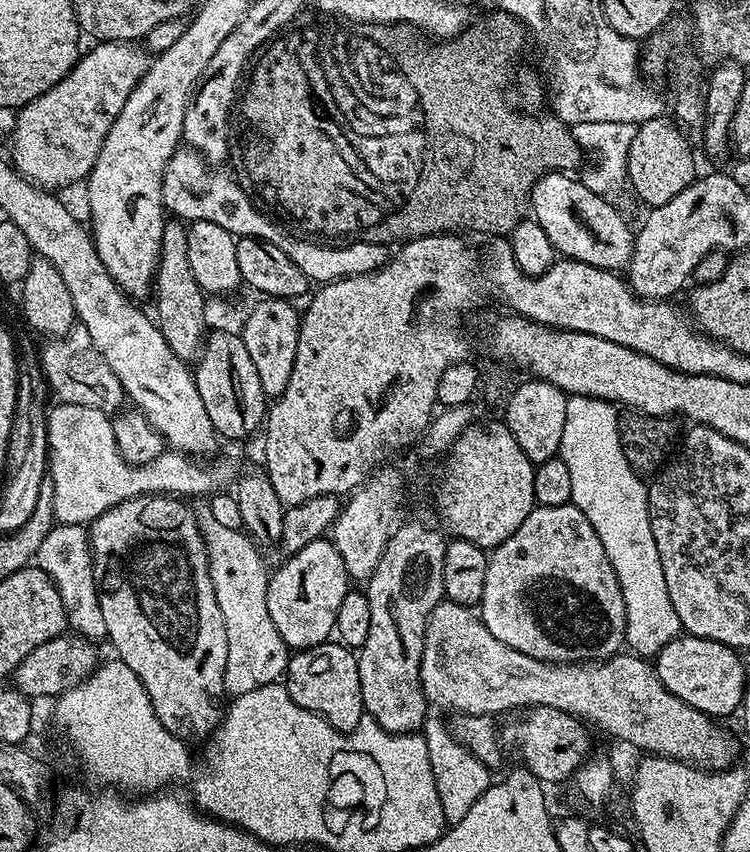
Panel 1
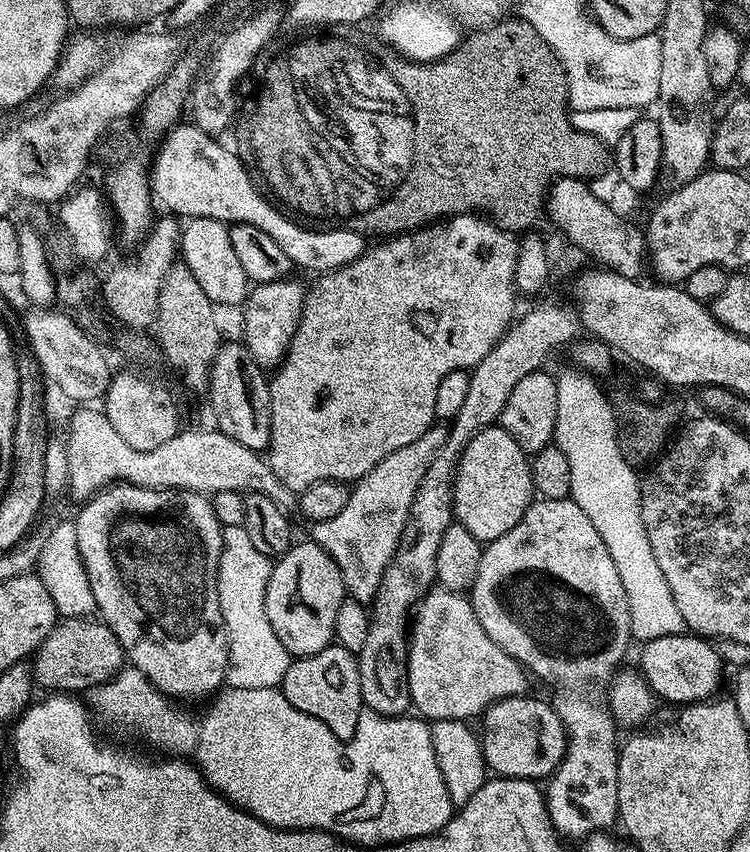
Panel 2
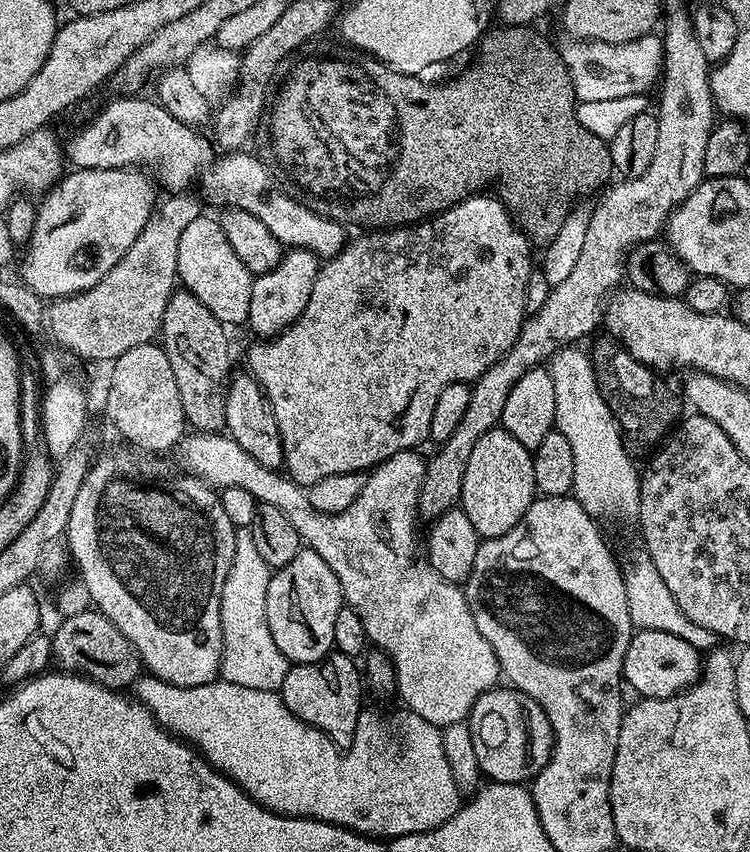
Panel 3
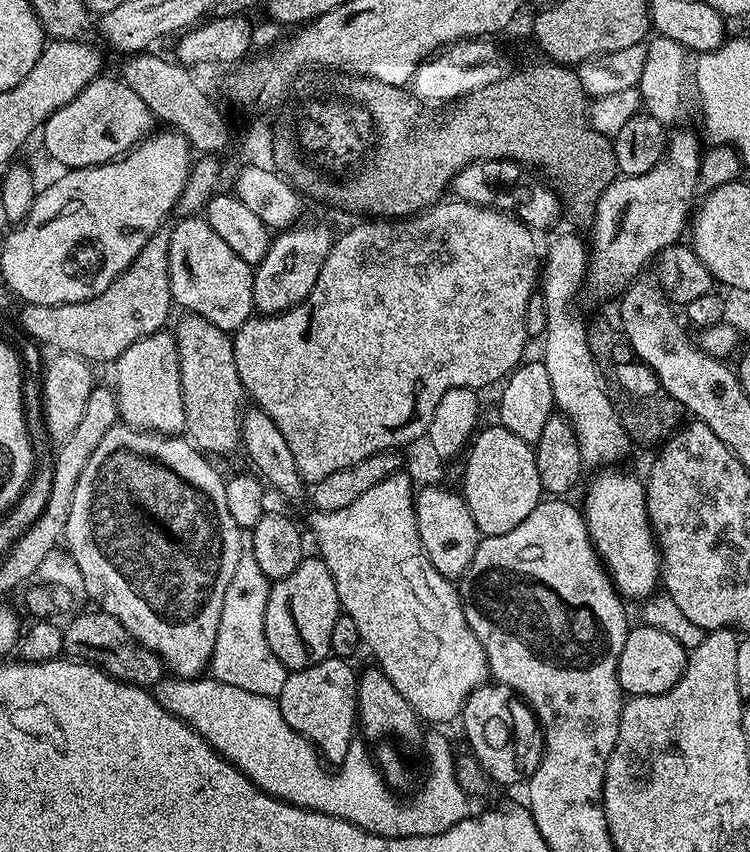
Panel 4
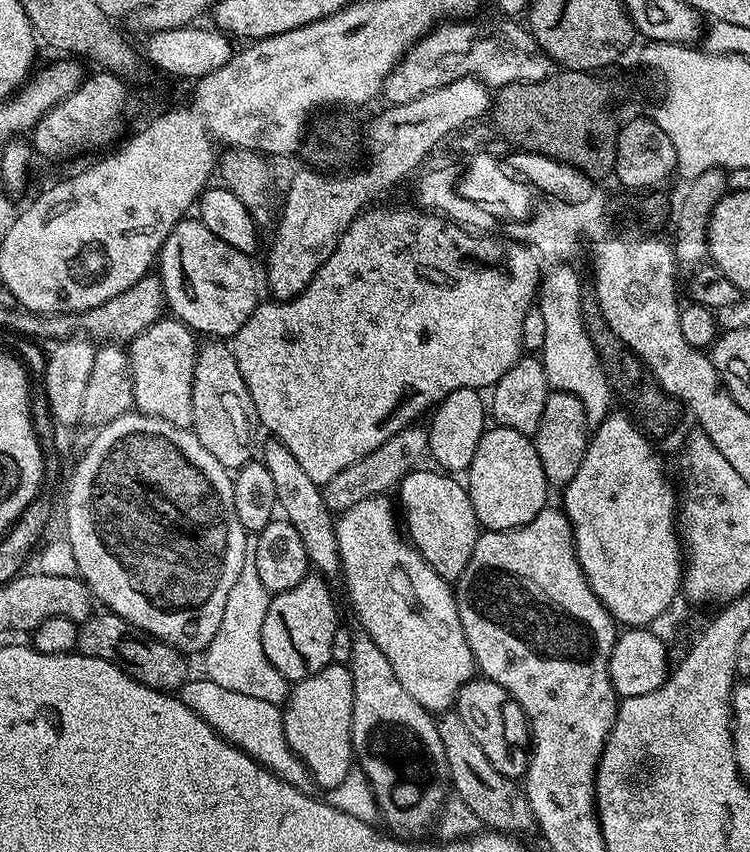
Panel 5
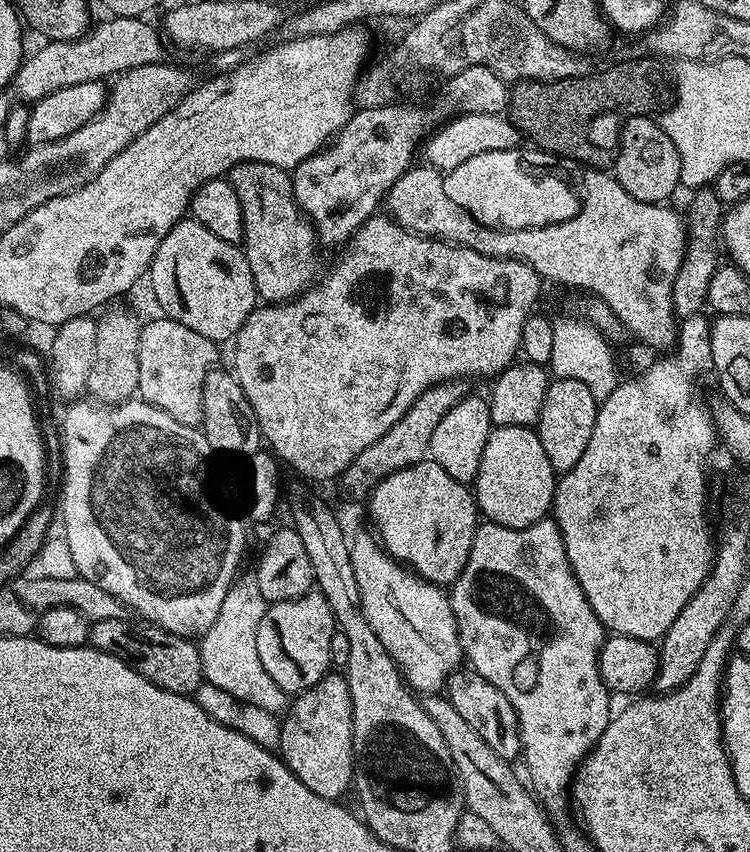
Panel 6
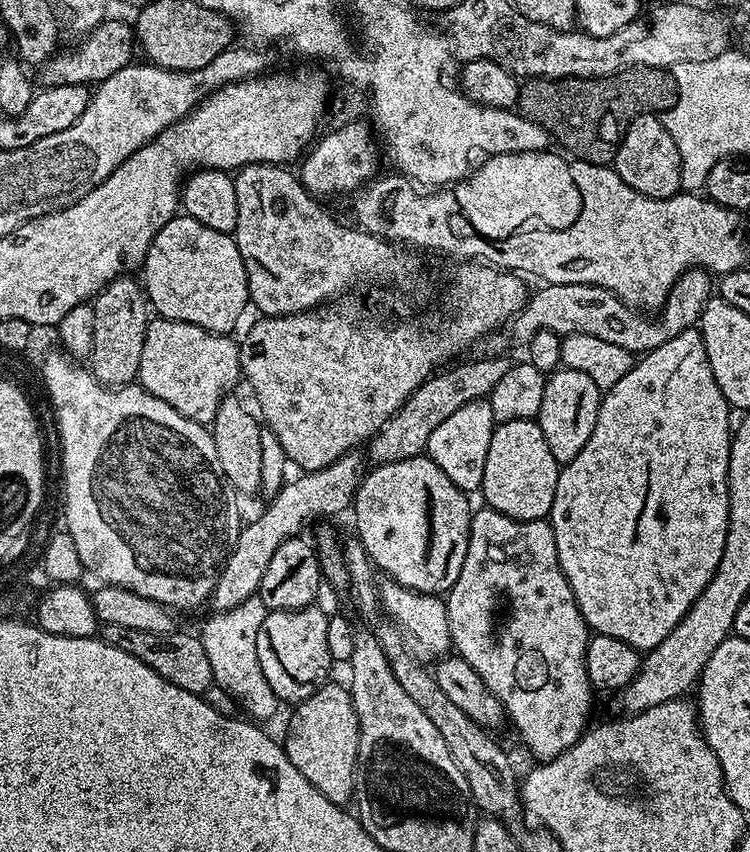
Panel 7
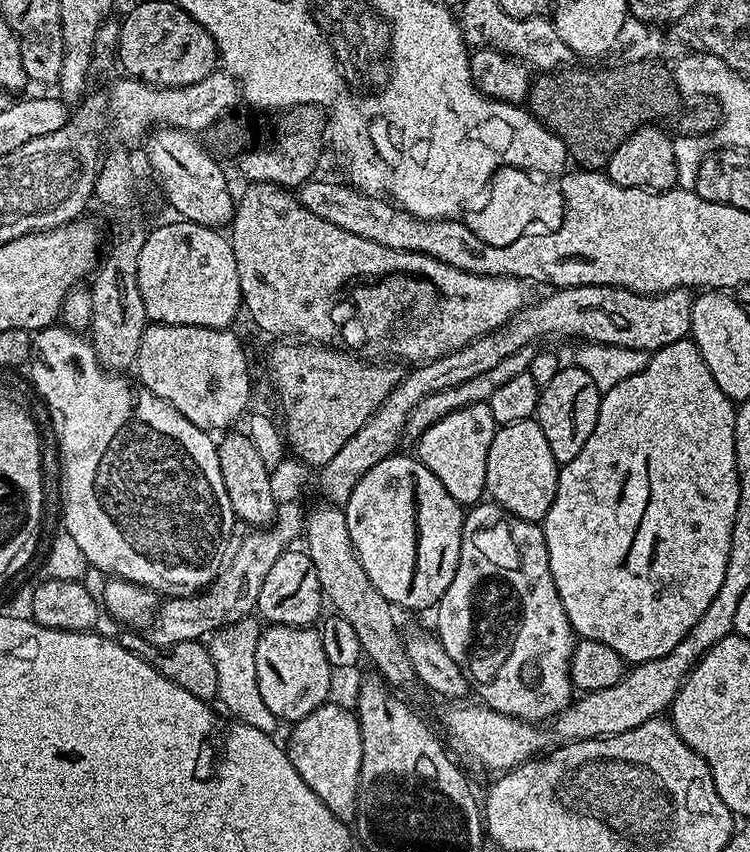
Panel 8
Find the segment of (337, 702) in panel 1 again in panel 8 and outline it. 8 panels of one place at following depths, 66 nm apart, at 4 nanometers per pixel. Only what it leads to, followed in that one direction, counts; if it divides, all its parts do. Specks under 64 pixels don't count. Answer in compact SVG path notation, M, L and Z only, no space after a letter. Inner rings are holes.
M332 703L318 706L306 714L306 718L291 725L286 751L294 770L302 774L302 782L306 782L306 786L310 786L310 790L326 802L326 810L330 810L330 814L337 816L342 823L351 825L356 819L358 806L356 795L362 770L362 734L355 711Z

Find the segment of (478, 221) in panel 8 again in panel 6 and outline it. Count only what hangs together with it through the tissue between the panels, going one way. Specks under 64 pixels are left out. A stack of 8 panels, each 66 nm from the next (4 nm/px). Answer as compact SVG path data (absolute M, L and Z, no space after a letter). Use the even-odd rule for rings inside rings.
M524 146L476 154L462 165L449 169L443 186L445 194L453 202L471 213L484 227L496 230L512 231L561 224L580 211L579 193L571 183L534 168Z

